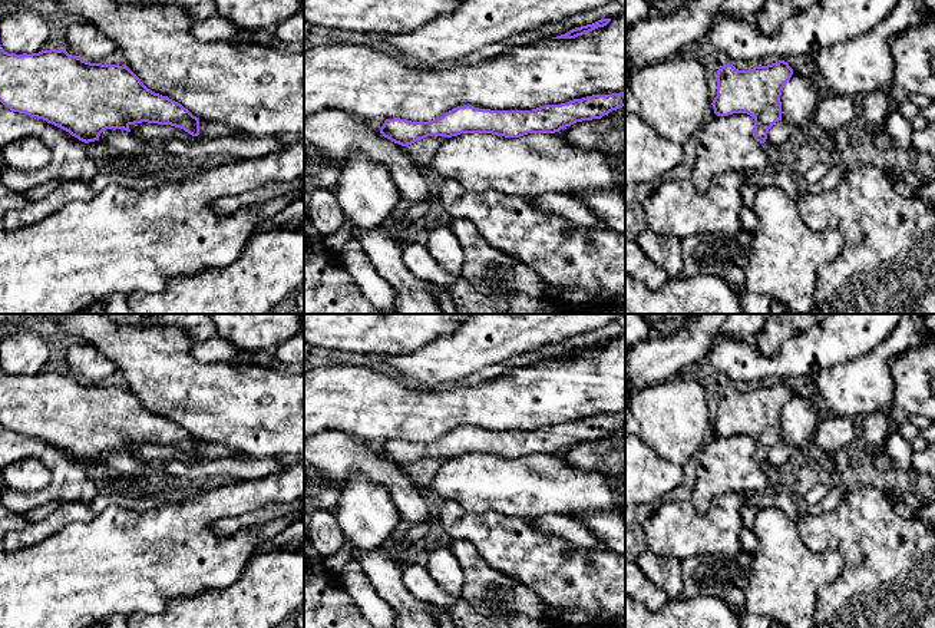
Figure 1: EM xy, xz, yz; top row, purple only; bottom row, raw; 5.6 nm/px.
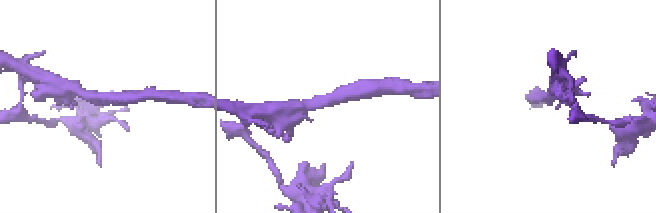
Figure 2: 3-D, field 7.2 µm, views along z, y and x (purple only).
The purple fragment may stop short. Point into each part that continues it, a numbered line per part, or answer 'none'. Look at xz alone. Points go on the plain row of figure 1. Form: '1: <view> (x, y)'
none

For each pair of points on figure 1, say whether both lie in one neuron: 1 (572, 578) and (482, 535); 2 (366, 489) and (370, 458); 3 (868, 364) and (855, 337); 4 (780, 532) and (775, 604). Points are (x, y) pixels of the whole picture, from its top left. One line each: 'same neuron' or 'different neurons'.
1: same neuron
2: different neurons
3: different neurons
4: same neuron

